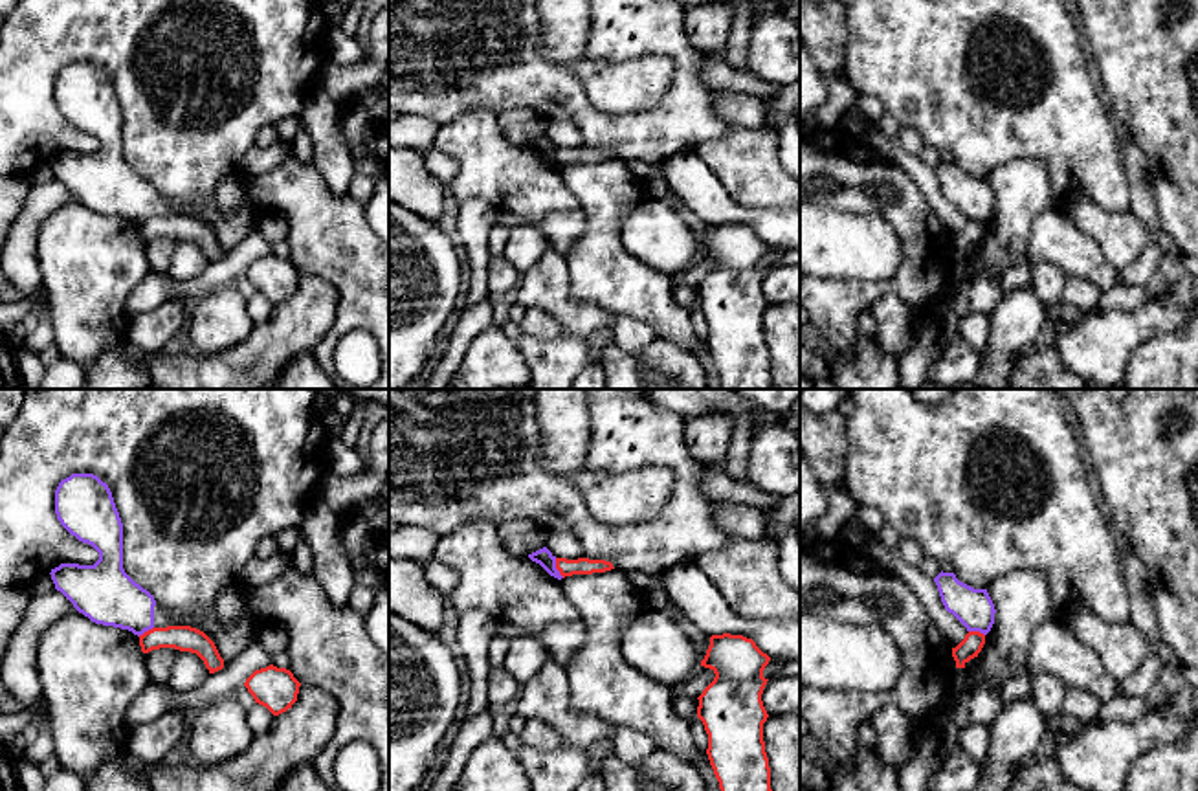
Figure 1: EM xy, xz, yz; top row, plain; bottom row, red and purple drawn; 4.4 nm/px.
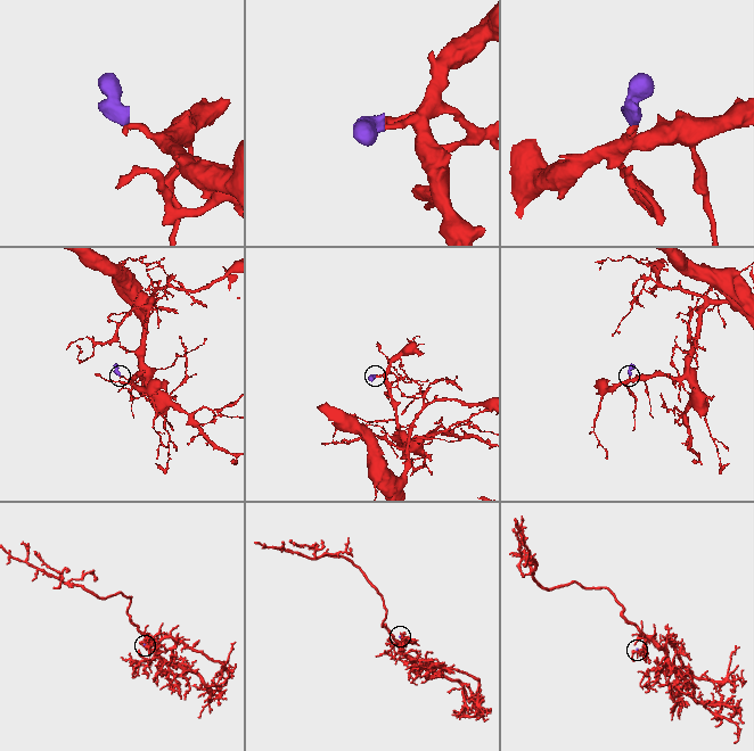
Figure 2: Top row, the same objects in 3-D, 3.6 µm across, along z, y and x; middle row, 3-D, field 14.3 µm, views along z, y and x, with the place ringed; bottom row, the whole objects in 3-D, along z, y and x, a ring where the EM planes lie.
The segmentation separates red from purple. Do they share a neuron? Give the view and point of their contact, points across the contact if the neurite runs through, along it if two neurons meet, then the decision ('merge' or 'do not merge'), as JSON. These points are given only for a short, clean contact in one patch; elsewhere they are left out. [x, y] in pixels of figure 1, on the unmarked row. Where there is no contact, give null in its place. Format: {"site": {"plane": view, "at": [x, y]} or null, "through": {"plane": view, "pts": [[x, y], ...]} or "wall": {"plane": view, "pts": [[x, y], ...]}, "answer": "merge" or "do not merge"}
{"site": {"plane": "xz", "at": [556, 156]}, "wall": {"plane": "xz", "pts": [[554, 147], [554, 156], [564, 166]]}, "answer": "do not merge"}

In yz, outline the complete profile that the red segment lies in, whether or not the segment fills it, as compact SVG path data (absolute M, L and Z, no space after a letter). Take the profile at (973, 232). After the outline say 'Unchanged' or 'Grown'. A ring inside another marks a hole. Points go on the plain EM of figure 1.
M969 220L965 224L965 228L956 237L952 237L952 246L956 250L956 257L965 257L965 253L971 248L978 246L983 233L985 233L985 224L983 222Z. Unchanged

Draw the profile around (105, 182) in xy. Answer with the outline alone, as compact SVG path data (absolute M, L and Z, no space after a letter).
M72 62L55 79L55 103L79 130L99 141L94 154L61 152L51 158L55 178L95 213L143 224L172 215L154 185L123 158L123 112L112 81L94 62Z

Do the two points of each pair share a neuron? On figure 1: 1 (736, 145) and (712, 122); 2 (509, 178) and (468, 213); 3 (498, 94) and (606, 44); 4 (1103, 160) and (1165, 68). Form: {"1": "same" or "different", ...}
{"1": "different", "2": "different", "3": "same", "4": "different"}

